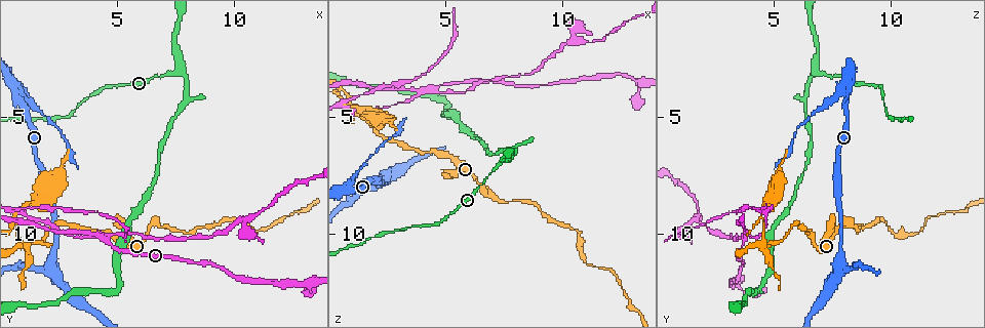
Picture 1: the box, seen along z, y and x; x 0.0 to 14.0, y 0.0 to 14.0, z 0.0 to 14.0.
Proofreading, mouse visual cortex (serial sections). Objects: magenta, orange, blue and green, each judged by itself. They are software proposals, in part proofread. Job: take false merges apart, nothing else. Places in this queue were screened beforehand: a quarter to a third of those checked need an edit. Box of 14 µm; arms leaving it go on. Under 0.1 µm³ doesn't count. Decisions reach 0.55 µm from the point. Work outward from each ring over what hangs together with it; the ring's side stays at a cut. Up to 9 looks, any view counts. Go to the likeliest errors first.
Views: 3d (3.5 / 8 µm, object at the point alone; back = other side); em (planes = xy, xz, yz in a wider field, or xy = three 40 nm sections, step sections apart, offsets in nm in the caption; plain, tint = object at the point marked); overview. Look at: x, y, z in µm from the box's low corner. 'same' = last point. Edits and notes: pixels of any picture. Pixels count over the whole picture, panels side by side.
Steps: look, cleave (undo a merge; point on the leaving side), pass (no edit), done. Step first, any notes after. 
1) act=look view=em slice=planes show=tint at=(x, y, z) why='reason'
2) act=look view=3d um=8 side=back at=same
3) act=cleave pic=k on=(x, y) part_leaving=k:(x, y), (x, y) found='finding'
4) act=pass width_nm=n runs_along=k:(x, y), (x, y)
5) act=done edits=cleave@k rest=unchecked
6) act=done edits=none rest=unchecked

act=look view=3d um=8 side=back at=(4.5, 10.3, 3.8) why='abrupt turn'

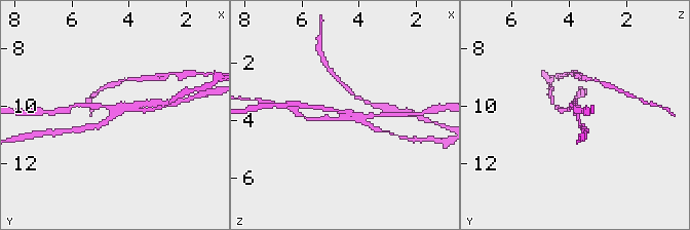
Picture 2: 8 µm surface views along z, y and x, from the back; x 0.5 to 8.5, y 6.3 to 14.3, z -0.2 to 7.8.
act=look view=em slice=planes show=tint at=(4.5, 10.2, 3.8)

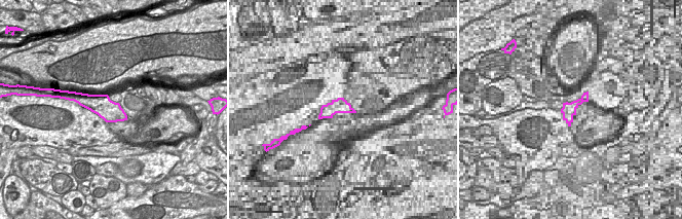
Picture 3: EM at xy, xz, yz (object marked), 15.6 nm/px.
act=cleave pic=2 on=(88, 104) arm_widths_nm=150,150,150 part_leaving=2:(109, 106), (72, 105), (68, 109) found='two cells meet here'

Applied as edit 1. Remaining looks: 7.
act=look view=em slice=xy step=3 show=tint at=(0.8, 4.1, 8.2) why='branch point'

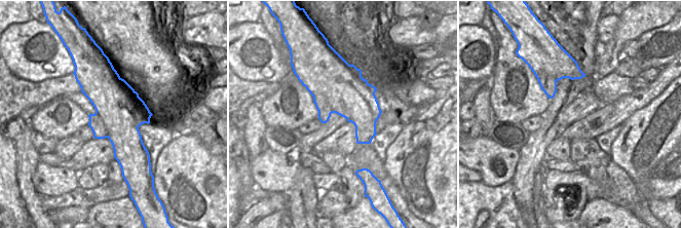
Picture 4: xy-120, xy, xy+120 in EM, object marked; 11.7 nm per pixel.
act=look view=3d um=3.5 at=same why='see where the arms go'

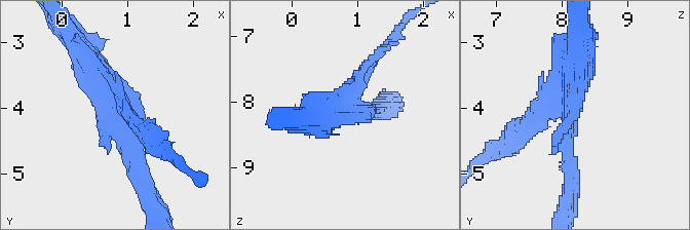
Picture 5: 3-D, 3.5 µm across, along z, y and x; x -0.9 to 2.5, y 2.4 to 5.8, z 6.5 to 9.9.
act=cleave pic=5 on=(515, 124) part_leaving=5:(123, 109), (174, 156) found='two cells meet here'

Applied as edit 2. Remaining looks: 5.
act=look view=overview

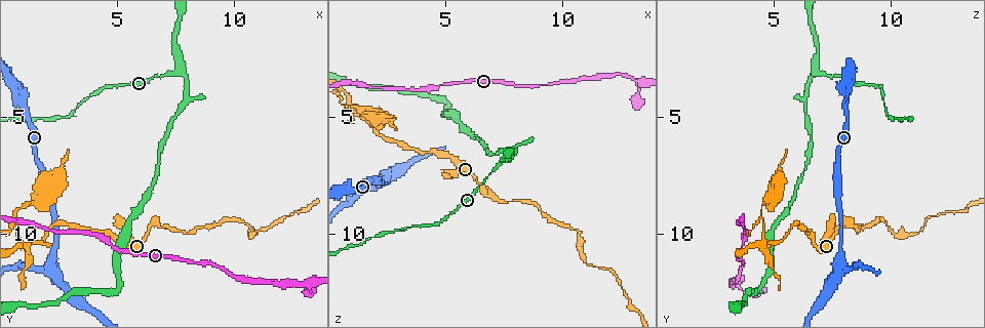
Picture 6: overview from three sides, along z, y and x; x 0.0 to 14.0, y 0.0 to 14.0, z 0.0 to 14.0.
act=look view=3d um=3.5 at=(6.4, 9.7, 7.8) why='sudden change in width'

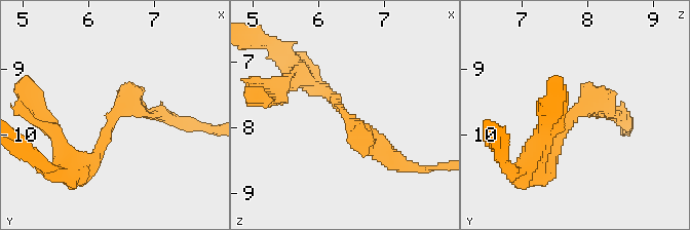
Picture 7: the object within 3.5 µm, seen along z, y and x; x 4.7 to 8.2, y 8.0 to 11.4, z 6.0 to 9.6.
act=look view=em slice=xy step=5 show=tint at=(6.40, 9.65, 7.85) why='now the EM'

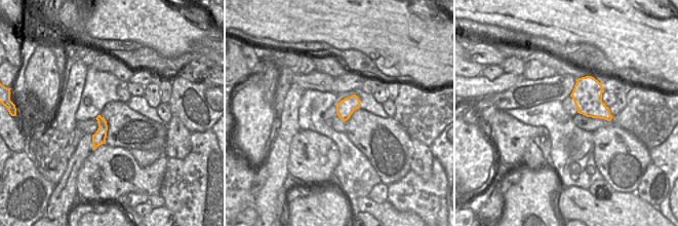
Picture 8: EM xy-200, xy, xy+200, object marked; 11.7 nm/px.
act=pass width_nm=200 runs_along=7:(316, 87), (363, 142), (392, 158) found='all the same cell'

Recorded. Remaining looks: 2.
act=done edits=cleave@2,cleave@5 rest=unchecked

